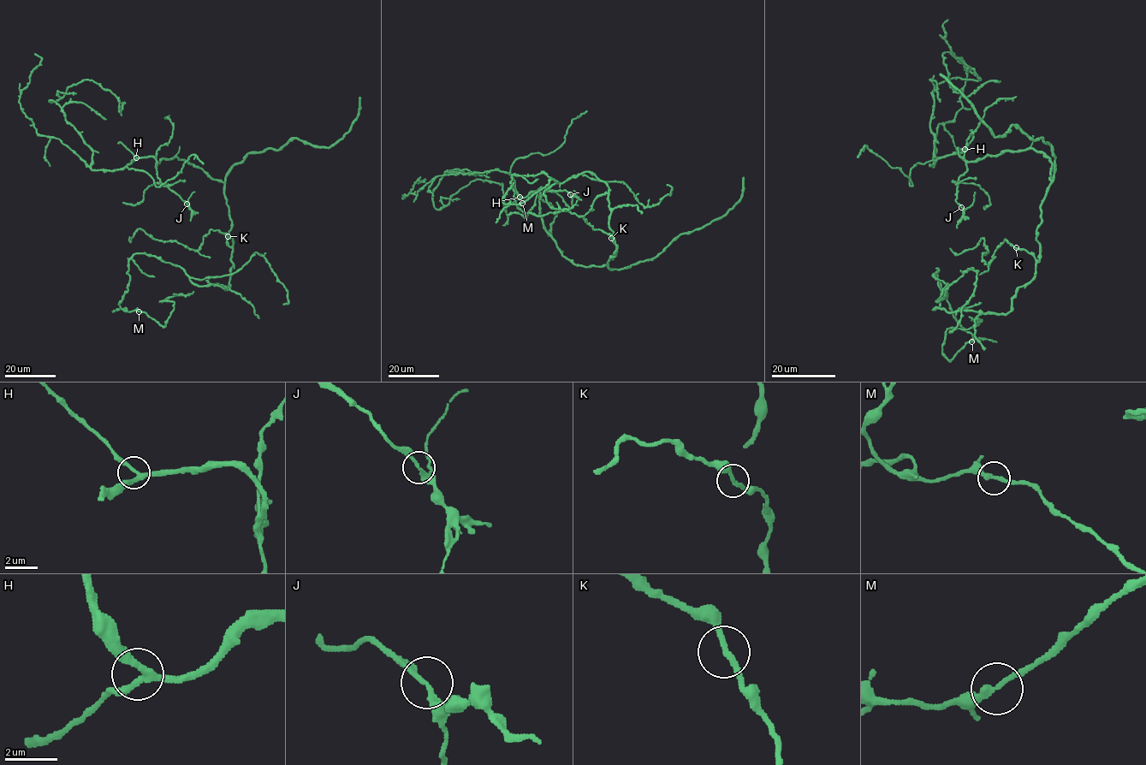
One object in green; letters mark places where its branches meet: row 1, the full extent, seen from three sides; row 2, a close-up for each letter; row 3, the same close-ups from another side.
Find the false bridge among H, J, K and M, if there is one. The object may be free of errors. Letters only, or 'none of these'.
none of these

